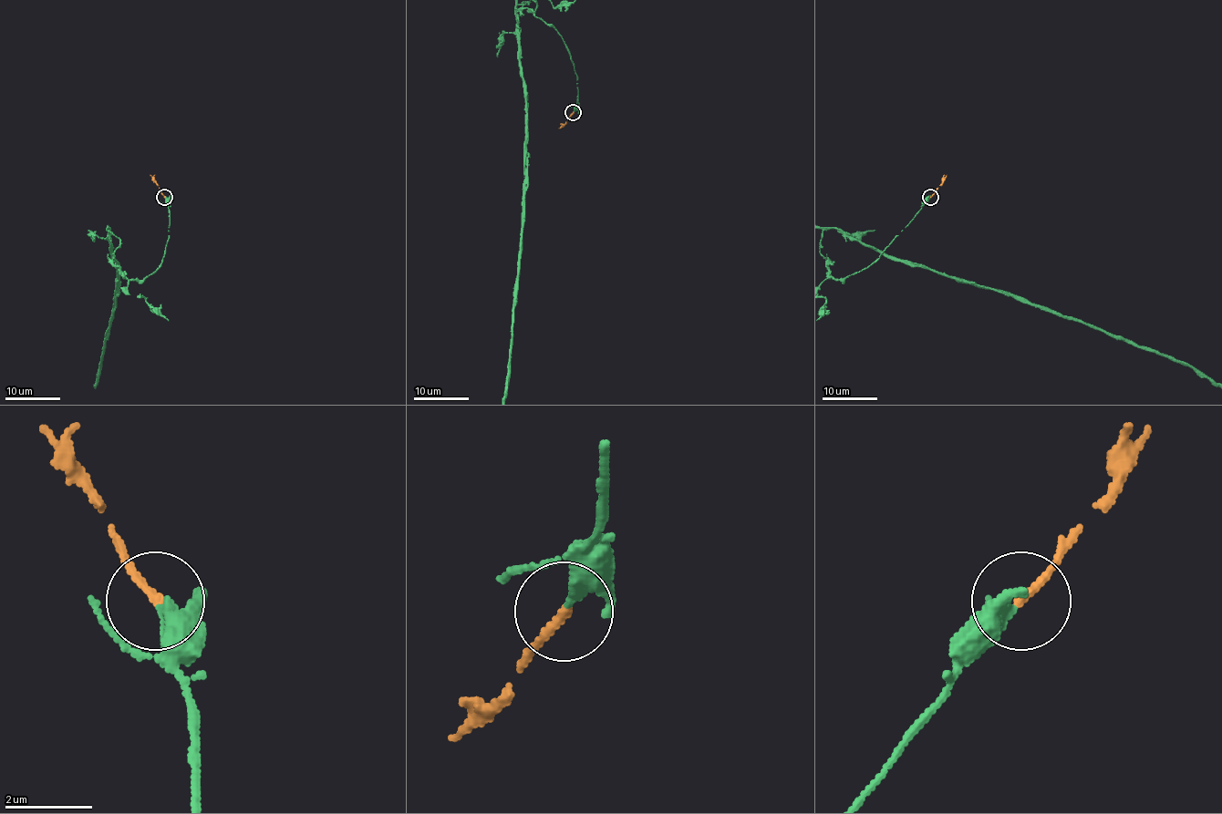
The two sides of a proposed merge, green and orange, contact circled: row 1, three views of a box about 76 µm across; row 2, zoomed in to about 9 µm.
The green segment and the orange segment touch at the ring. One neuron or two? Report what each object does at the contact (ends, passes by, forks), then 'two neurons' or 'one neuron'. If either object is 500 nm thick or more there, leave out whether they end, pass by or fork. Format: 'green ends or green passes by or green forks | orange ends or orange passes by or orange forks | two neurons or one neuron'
green passes by | orange ends | one neuron

